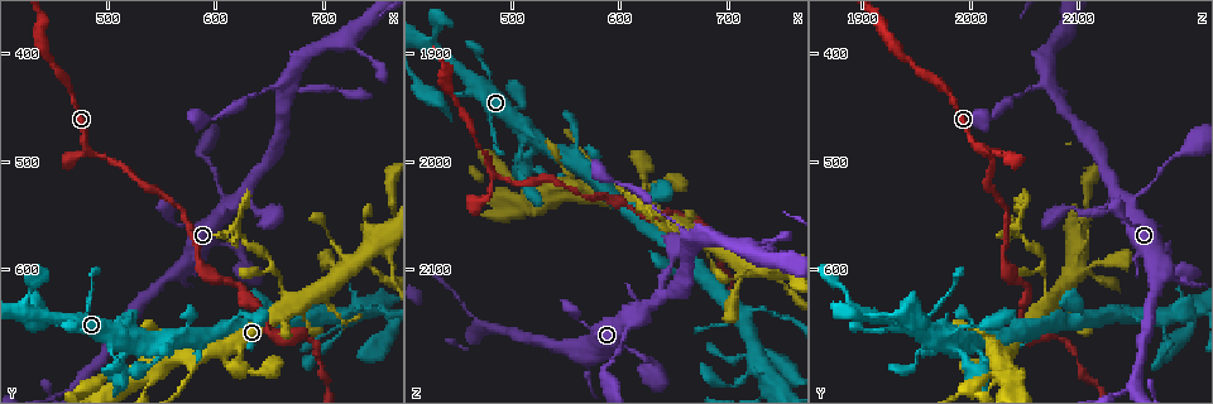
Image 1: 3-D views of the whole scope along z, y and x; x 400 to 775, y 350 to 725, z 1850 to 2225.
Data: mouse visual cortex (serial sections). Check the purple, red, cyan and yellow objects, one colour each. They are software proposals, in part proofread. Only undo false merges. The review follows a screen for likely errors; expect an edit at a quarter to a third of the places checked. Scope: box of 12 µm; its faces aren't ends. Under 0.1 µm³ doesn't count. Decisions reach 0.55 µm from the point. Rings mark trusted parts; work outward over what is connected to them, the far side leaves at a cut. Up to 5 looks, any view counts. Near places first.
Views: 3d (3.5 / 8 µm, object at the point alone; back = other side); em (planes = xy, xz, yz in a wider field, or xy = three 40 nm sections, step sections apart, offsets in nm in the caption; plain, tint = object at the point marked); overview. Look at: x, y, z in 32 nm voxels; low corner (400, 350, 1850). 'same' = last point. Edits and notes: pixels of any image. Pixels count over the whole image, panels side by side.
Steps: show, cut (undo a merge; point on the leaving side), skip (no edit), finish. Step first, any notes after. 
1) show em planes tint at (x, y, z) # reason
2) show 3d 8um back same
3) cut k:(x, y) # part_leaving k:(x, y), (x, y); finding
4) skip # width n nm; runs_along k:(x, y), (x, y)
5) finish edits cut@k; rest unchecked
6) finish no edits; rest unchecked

show 3d 3.5um at (608, 536, 2154) # three-way junction

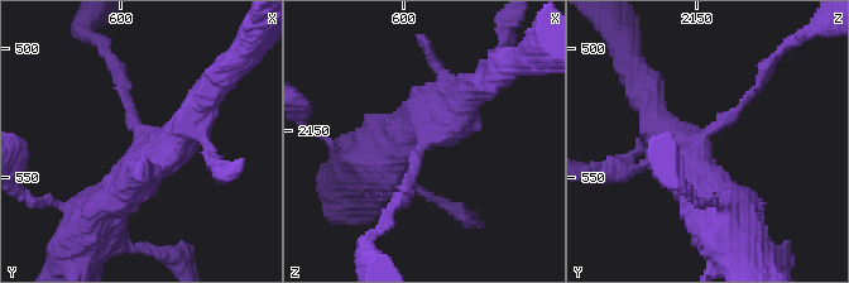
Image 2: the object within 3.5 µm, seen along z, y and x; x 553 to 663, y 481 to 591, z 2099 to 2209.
show em planes tint at (609, 535, 2152) # now the EM

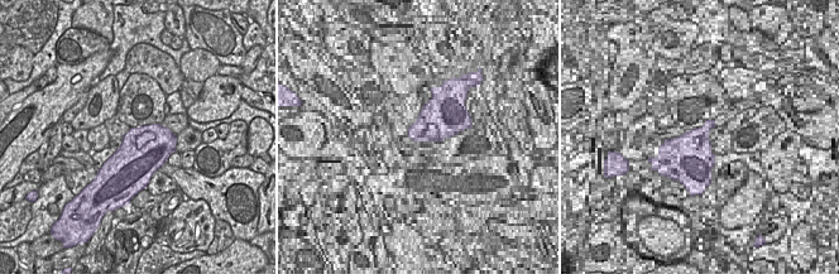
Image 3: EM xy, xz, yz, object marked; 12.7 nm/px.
skip # runs_along 2:(101, 212), (176, 139), (206, 96); all the same cell

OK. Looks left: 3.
show 3d 3.5um at (652, 592, 2068) # calibre changes

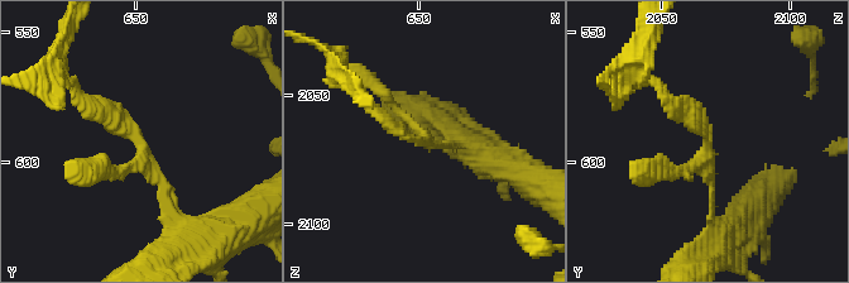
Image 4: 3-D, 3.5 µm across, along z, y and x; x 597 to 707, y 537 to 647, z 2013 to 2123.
show em xy step 3 tint at (653, 594, 2069)

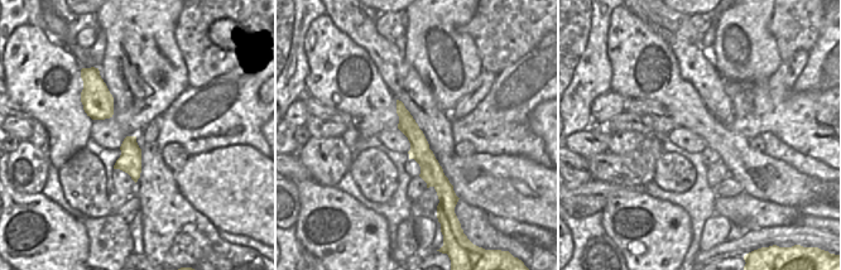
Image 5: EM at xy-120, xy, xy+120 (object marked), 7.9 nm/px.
skip # one cell here

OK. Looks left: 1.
finish no edits; rest unchecked

